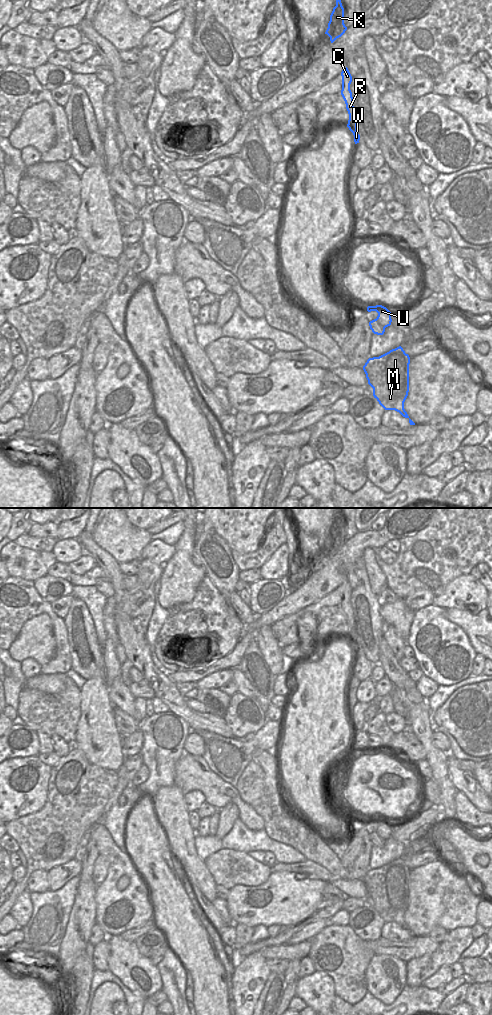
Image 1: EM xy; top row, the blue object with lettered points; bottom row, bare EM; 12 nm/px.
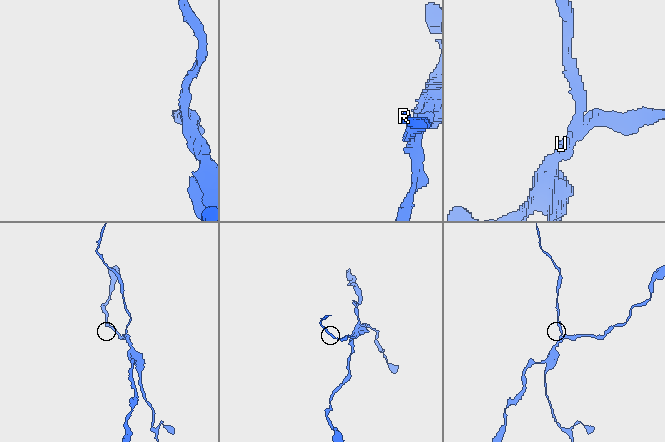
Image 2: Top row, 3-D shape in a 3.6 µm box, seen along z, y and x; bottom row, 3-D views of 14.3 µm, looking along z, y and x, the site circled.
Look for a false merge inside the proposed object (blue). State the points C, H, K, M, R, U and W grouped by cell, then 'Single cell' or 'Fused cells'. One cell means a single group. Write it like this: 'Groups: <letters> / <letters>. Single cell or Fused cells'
Groups: C H K M R W / U. Fused cells

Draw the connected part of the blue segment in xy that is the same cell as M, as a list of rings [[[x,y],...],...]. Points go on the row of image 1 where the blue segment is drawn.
[[[399,346],[379,357],[369,358],[363,366],[363,370],[366,374],[368,384],[373,388],[373,396],[379,404],[385,410],[399,412],[403,417],[409,419],[410,425],[415,425],[404,409],[404,402],[409,392],[409,364],[409,355]]]

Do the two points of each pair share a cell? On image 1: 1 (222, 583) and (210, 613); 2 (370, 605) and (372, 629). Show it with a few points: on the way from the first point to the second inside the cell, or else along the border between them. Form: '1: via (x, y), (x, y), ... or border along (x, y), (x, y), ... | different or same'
1: border along (205, 575), (225, 600) | different
2: via (370, 611), (370, 623) | same

